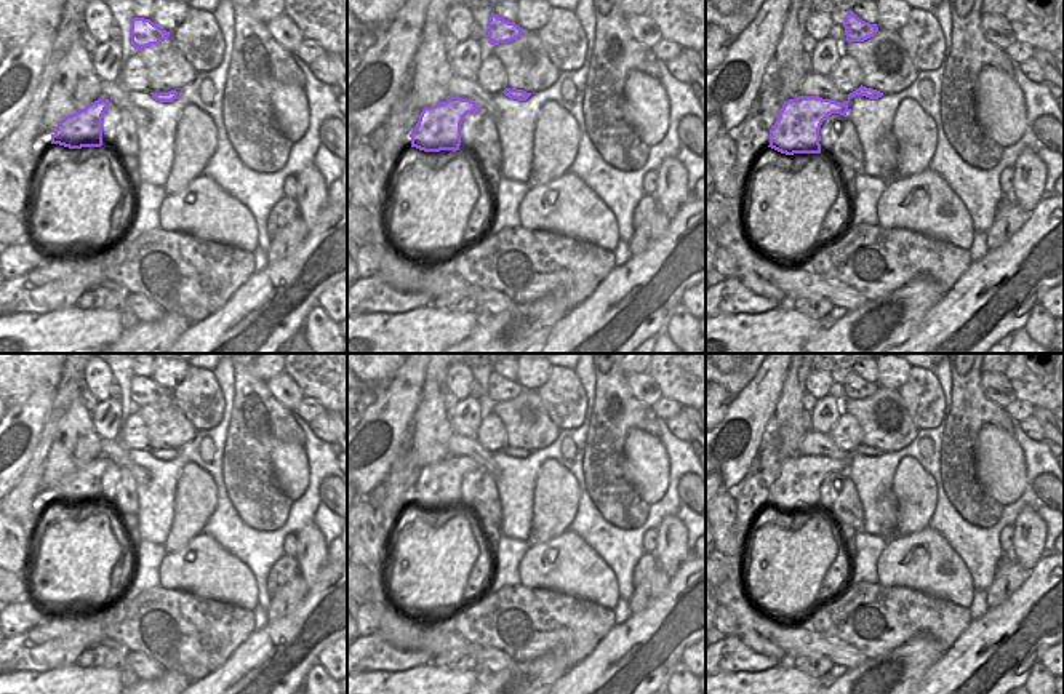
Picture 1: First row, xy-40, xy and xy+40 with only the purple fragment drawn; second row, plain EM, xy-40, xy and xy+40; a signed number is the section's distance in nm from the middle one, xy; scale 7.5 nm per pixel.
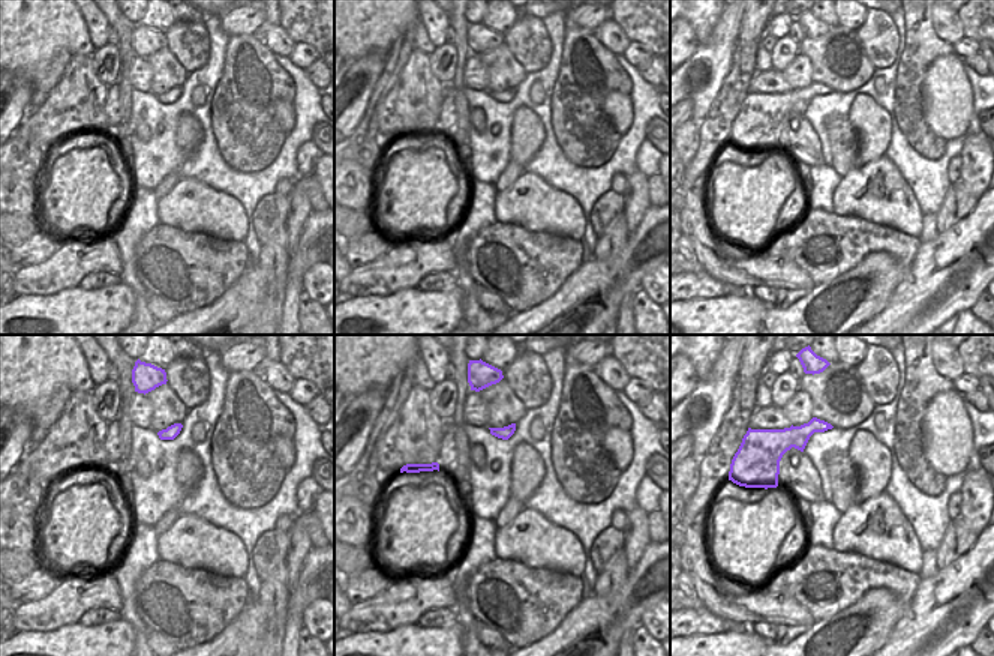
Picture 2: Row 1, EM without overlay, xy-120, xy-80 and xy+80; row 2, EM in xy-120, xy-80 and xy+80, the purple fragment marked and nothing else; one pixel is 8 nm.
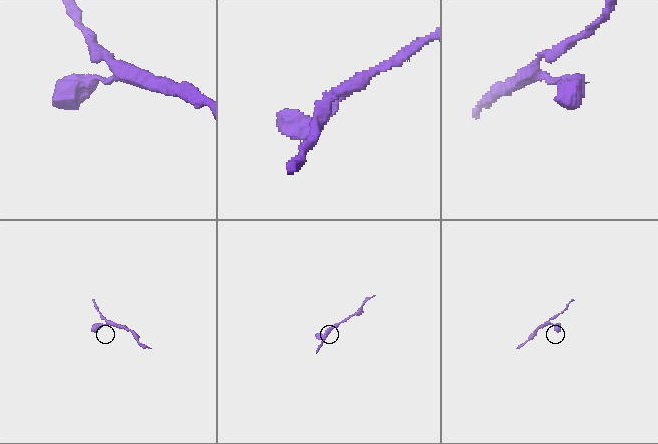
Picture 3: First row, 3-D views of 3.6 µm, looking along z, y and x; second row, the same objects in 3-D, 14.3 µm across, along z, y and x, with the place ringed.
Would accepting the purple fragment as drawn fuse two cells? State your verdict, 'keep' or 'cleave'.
keep

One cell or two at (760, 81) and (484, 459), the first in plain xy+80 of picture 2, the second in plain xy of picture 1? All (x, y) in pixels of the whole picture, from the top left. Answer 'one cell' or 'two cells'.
one cell

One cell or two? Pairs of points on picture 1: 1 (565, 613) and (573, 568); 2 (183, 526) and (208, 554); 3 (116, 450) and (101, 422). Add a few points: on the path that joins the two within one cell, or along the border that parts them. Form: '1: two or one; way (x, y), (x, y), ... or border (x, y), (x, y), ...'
1: two; border (532, 587), (548, 587), (592, 600), (604, 608)
2: two; border (202, 533), (167, 555)
3: two; border (101, 438), (117, 440)

